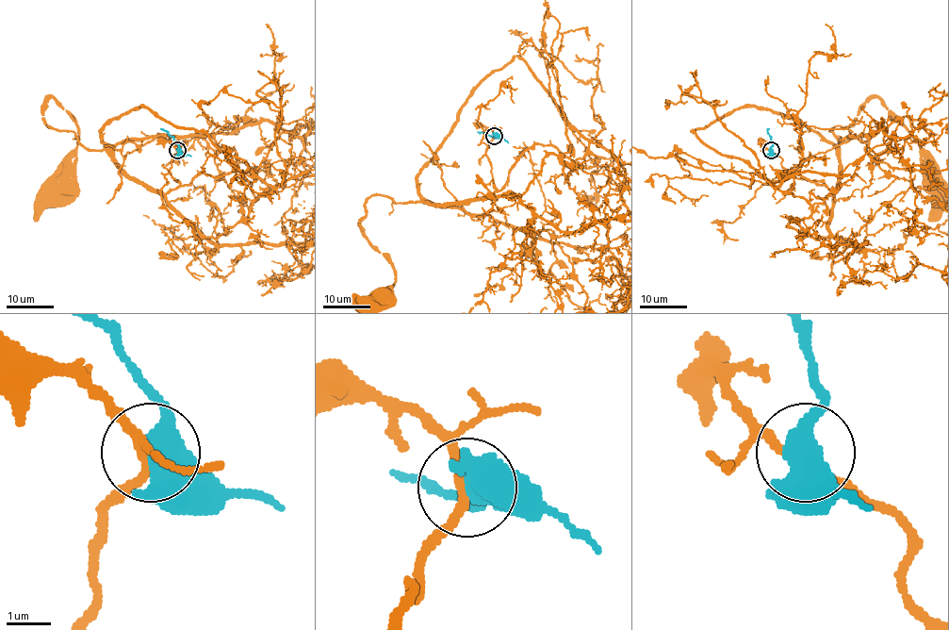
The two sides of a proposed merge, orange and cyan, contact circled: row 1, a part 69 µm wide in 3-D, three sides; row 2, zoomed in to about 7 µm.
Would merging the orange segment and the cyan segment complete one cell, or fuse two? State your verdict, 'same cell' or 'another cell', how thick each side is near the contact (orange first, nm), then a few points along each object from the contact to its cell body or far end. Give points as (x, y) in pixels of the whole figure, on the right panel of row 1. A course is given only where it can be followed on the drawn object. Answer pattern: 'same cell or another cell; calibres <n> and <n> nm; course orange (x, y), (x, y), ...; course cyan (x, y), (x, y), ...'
another cell; calibres 200 and 550 nm; course orange (771, 150), (832, 193), (830, 130), (875, 97), (931, 160), (940, 194); course cyan (771, 150), (772, 140), (767, 129)

